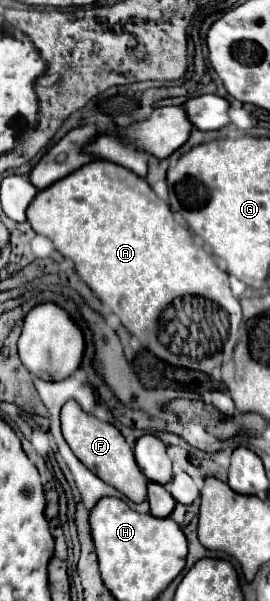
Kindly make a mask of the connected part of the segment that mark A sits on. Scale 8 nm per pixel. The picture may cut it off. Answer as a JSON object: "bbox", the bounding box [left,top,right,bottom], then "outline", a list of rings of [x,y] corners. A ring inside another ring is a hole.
{"bbox":[27,162,241,374],"outline":[[[89,162],[65,180],[37,192],[27,208],[27,222],[37,234],[47,236],[63,258],[75,264],[79,276],[101,302],[109,302],[107,306],[121,324],[157,358],[173,366],[211,374],[233,354],[241,324],[241,304],[229,290],[229,276],[195,244],[191,232],[175,222],[167,202],[157,198],[145,178],[111,162]]]}

